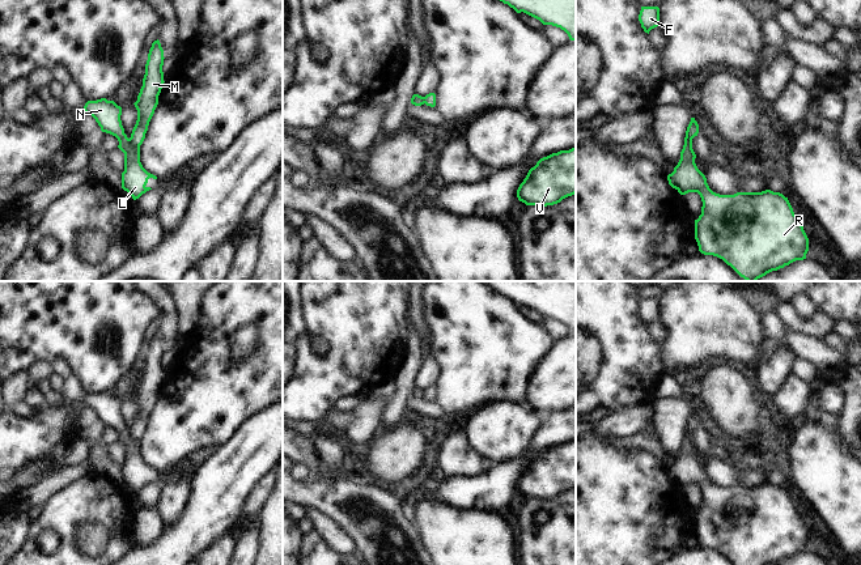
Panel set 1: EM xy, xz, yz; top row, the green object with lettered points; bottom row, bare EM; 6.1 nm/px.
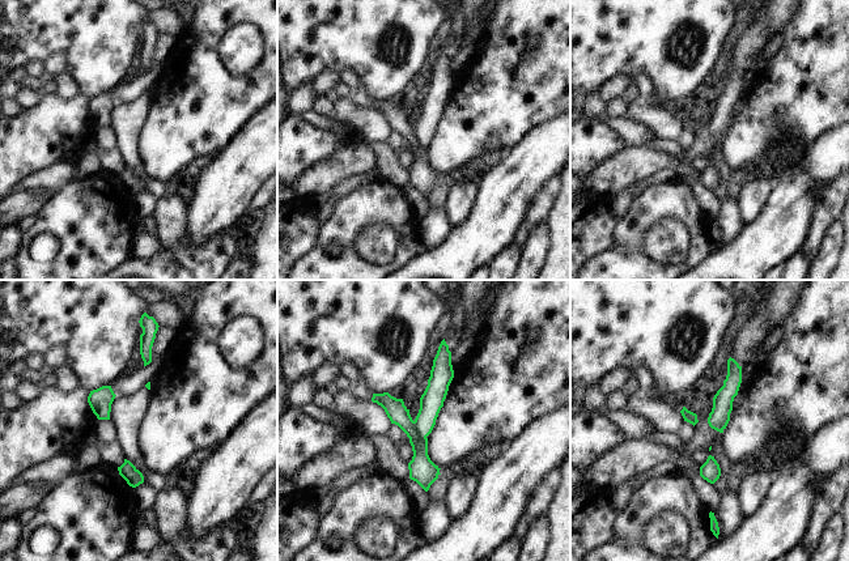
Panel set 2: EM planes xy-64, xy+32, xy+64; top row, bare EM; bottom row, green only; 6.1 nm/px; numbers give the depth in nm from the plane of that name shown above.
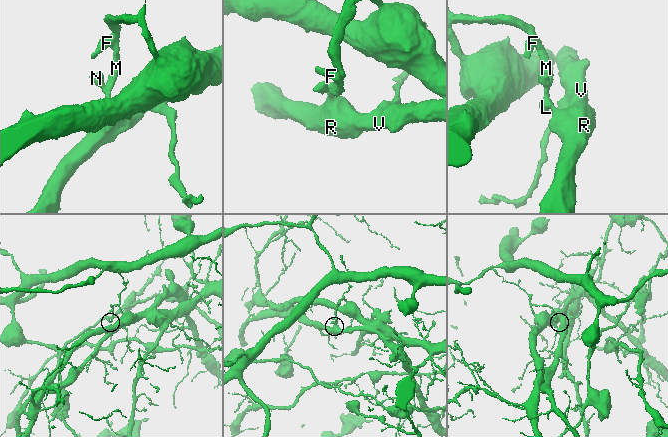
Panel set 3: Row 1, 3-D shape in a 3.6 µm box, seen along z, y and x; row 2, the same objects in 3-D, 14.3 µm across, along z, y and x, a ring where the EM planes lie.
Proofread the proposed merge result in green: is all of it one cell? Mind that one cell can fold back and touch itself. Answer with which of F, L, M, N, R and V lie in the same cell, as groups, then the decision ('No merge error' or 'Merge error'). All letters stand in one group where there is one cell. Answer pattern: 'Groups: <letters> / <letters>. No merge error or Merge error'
Groups: F M / L N R V. Merge error.

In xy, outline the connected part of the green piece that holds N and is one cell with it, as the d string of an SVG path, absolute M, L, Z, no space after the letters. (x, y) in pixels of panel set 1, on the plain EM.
M101 391L97 394L88 394L82 403L96 412L102 425L110 426L118 432L118 441L124 446L122 481L127 484L133 493L152 483L147 479L148 472L157 472L157 470L143 460L140 455L140 438L133 438L124 426L120 413L122 400L114 394Z

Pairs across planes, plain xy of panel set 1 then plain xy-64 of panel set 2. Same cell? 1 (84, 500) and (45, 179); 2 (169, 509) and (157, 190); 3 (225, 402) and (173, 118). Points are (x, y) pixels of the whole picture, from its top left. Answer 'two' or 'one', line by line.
1: two
2: two
3: one

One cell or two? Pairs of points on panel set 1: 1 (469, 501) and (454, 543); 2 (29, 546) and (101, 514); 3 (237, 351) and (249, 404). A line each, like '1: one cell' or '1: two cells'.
1: two cells
2: one cell
3: two cells

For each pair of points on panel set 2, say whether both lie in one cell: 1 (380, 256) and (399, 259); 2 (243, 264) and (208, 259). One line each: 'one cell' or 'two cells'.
1: two cells
2: two cells

